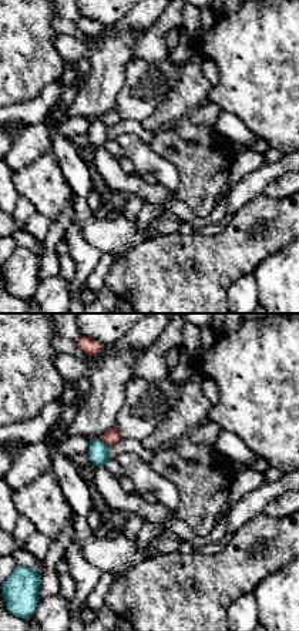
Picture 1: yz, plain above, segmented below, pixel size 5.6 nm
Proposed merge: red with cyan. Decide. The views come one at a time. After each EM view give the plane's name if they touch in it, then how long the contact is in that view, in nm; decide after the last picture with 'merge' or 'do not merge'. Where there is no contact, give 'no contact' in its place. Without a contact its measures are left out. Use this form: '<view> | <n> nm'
yz | 70 nm

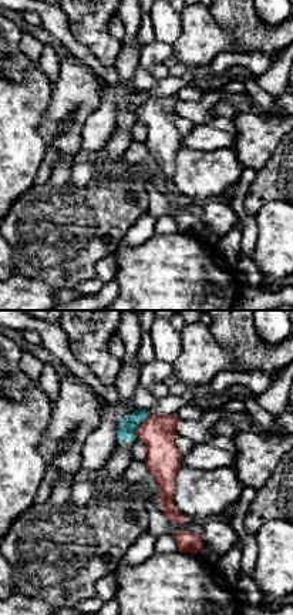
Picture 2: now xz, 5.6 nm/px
xz | 160 nm

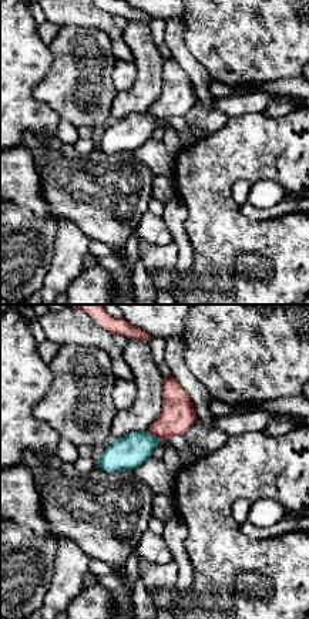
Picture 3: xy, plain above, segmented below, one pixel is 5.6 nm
xy | 90 nm

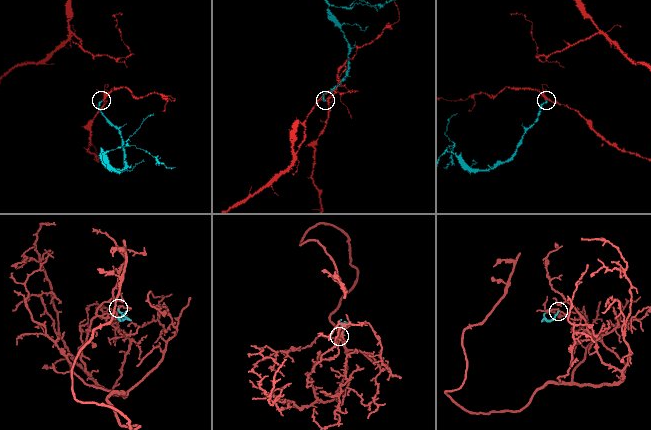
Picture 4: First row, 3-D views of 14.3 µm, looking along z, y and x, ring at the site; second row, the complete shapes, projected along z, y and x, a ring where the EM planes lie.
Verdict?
do not merge

